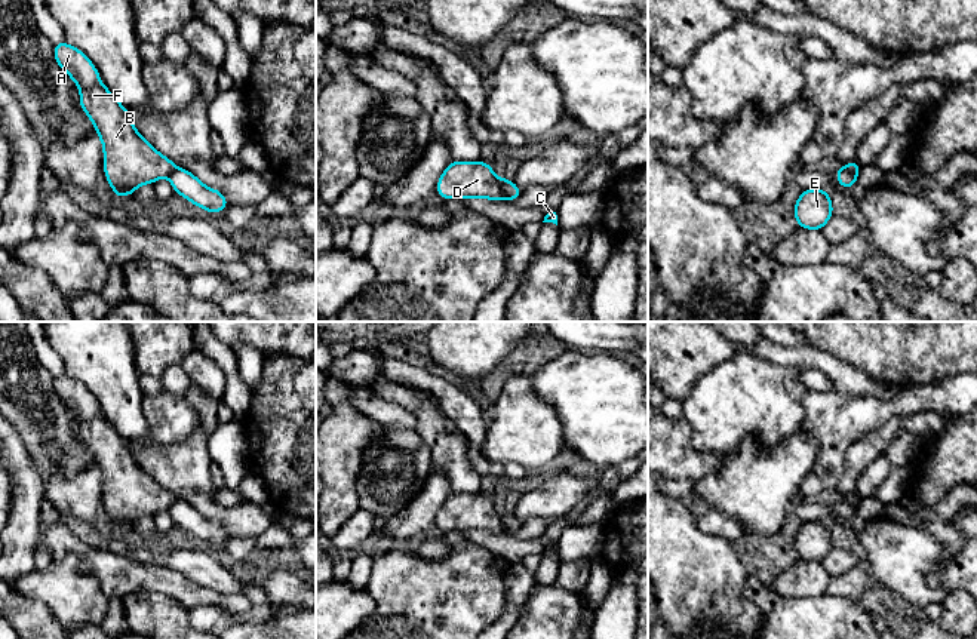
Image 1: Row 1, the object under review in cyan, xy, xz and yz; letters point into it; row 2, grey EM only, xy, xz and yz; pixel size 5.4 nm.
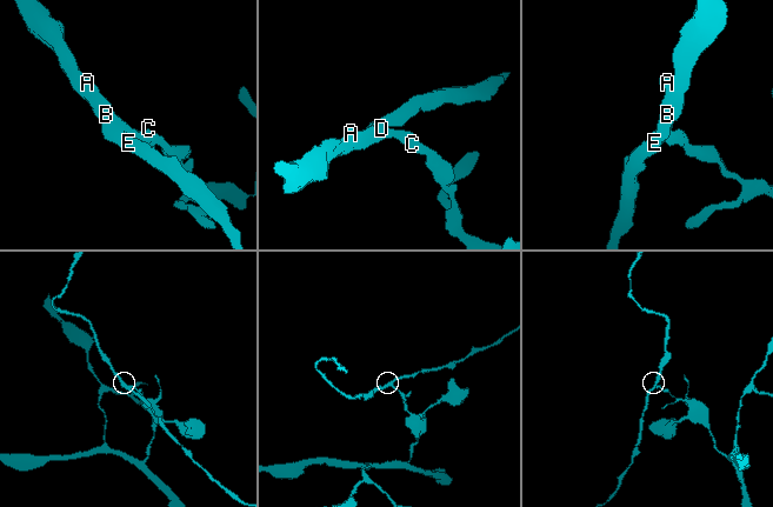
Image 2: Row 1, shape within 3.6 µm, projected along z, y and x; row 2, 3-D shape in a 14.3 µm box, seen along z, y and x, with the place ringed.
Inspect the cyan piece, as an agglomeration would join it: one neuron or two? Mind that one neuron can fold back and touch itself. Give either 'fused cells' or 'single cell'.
fused cells

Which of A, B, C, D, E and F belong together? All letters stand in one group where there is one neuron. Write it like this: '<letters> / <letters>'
A B D E F / C

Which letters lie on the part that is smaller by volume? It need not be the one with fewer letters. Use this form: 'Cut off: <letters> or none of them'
Cut off: A, B, D, E, F

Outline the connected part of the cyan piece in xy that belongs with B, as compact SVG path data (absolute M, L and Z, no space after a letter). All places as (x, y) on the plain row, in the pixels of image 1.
M55 375L58 397L80 421L80 439L95 457L104 480L104 504L117 531L142 516L169 509L175 497L150 477L135 461L129 443L102 417L98 402L79 381Z

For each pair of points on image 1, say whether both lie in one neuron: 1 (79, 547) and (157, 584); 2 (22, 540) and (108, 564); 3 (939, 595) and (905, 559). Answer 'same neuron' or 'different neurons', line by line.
1: same neuron
2: different neurons
3: same neuron

